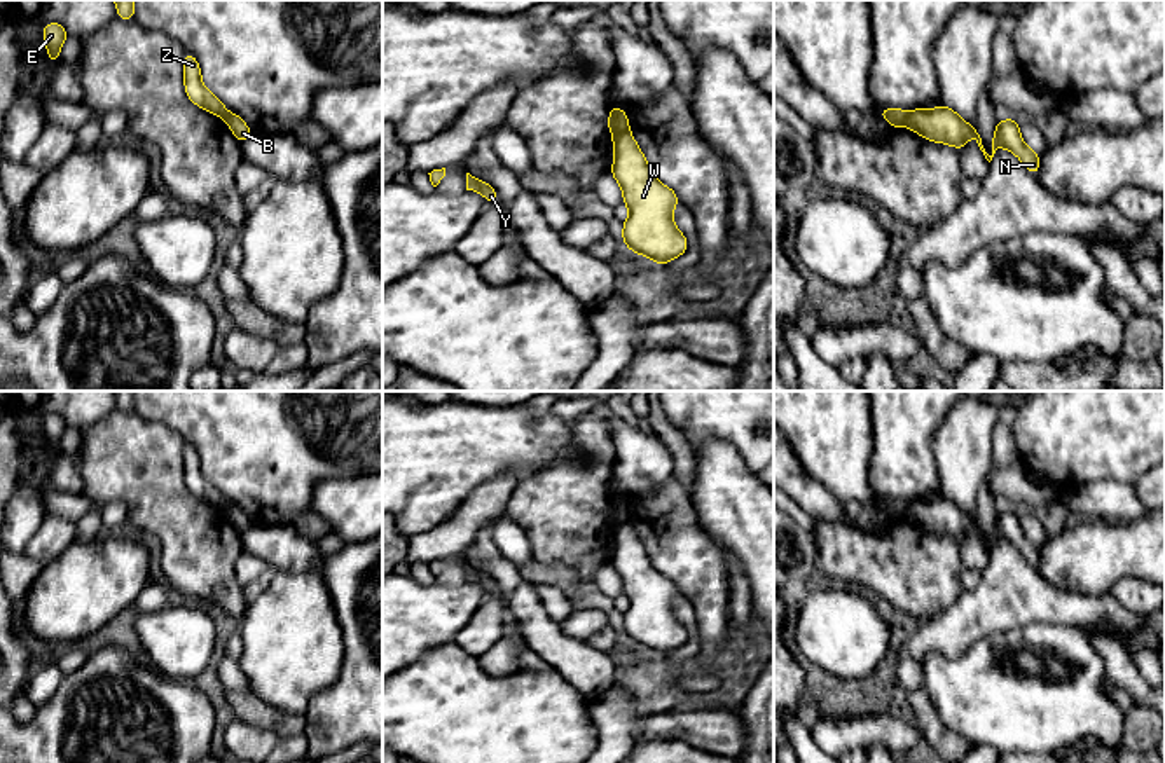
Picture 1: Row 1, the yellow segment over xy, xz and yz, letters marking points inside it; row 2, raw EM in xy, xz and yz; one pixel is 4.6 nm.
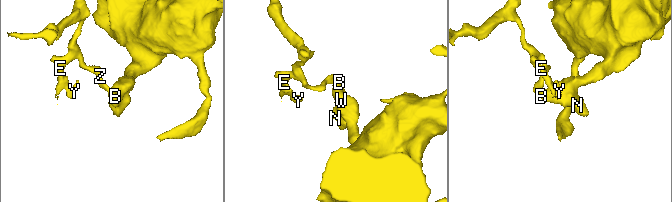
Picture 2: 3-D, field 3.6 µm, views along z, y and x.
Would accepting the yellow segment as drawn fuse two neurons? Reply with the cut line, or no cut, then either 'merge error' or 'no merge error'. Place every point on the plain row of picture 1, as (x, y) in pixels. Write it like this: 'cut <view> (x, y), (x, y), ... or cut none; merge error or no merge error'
cut xz (627, 519), (613, 528); merge error

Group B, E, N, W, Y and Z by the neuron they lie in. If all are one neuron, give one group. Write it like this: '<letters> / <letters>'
B N W / E Y Z

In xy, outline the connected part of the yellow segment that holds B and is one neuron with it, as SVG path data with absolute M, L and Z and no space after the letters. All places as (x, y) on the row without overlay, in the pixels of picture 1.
M229 503L224 508L224 512L227 513L227 517L231 519L231 522L234 524L239 534L246 533L253 526L250 519L246 517L246 513L236 505Z

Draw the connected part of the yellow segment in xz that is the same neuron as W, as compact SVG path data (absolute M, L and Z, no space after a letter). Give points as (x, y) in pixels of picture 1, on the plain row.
M629 520L613 527L613 543L610 564L629 599L622 620L625 637L660 656L683 646L688 632L672 611L672 601L679 594L676 583L655 569Z

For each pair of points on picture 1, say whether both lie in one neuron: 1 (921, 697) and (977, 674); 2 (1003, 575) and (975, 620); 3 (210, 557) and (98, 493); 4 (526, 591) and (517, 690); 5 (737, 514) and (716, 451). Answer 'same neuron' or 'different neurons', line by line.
1: different neurons
2: same neuron
3: same neuron
4: different neurons
5: same neuron

